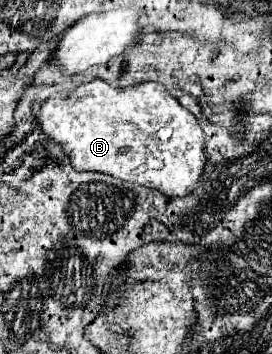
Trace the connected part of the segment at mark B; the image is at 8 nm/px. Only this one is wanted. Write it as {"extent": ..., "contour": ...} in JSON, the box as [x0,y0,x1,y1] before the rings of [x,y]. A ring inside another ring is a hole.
{"extent":[39,78,205,196],"contour":[[[95,78],[91,80],[89,84],[81,84],[71,96],[63,98],[63,96],[55,96],[51,100],[47,100],[43,106],[41,106],[41,114],[39,114],[39,124],[45,132],[47,138],[59,142],[63,146],[63,150],[67,152],[69,160],[71,160],[71,166],[75,170],[91,170],[91,172],[103,172],[103,174],[111,174],[115,178],[121,178],[121,180],[127,180],[127,182],[135,182],[135,184],[141,184],[141,186],[147,186],[147,188],[155,188],[155,190],[161,190],[163,194],[167,196],[185,196],[187,192],[195,190],[197,188],[197,182],[199,182],[199,176],[205,168],[205,154],[203,154],[203,146],[205,146],[205,134],[197,122],[197,118],[185,110],[175,98],[169,96],[167,88],[159,82],[143,82],[143,84],[137,84],[137,86],[131,86],[131,88],[125,88],[125,90],[115,90],[111,88],[107,82]]]}

